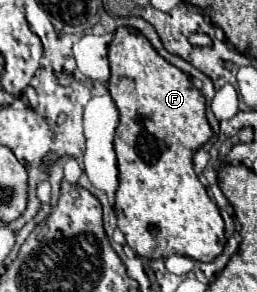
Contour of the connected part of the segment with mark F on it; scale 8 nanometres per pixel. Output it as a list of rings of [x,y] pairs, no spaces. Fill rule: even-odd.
[[[121,26],[115,30],[113,42],[109,44],[109,62],[109,92],[119,108],[119,126],[115,134],[119,168],[115,214],[127,246],[141,258],[167,258],[171,254],[183,254],[199,262],[215,260],[227,244],[225,224],[217,204],[207,196],[205,186],[193,172],[193,154],[213,136],[205,116],[203,94],[193,86],[185,72],[161,58],[149,40],[135,28]]]

